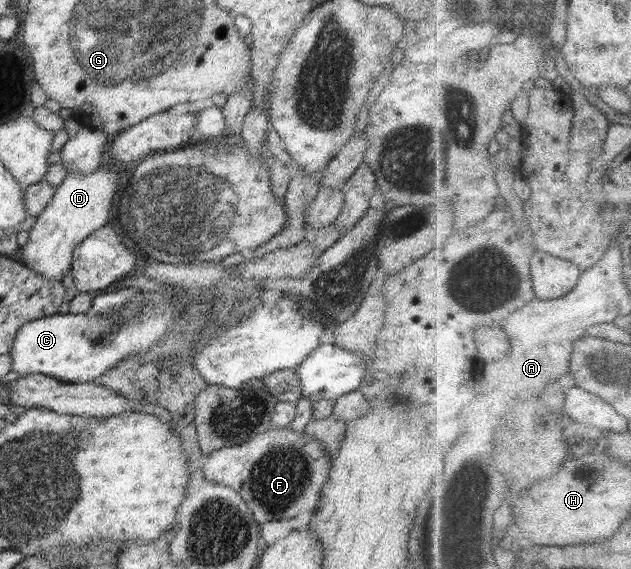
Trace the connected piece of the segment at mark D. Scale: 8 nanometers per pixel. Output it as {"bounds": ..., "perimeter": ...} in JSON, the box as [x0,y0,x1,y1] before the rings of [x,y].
{"bounds":[22,164,123,280],"perimeter":[[[104,164],[87,174],[77,170],[68,172],[38,215],[35,225],[29,229],[28,240],[23,245],[22,263],[43,278],[62,280],[71,269],[74,247],[111,221],[111,209],[115,203],[115,193],[121,189],[118,181],[123,172],[120,167]]]}

